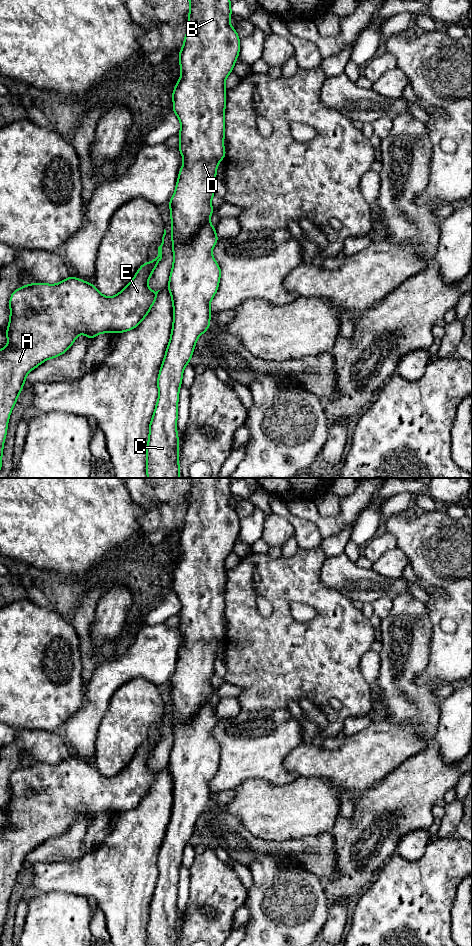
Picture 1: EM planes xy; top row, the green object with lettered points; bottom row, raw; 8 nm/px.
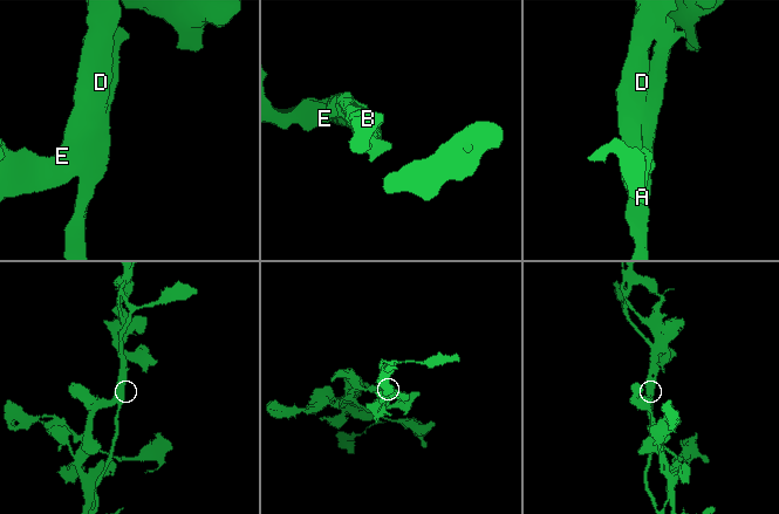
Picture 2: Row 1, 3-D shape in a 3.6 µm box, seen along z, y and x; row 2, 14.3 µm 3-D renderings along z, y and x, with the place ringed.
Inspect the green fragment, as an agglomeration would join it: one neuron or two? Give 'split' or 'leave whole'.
split

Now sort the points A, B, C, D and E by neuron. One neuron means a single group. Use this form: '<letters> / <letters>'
A B D E / C

